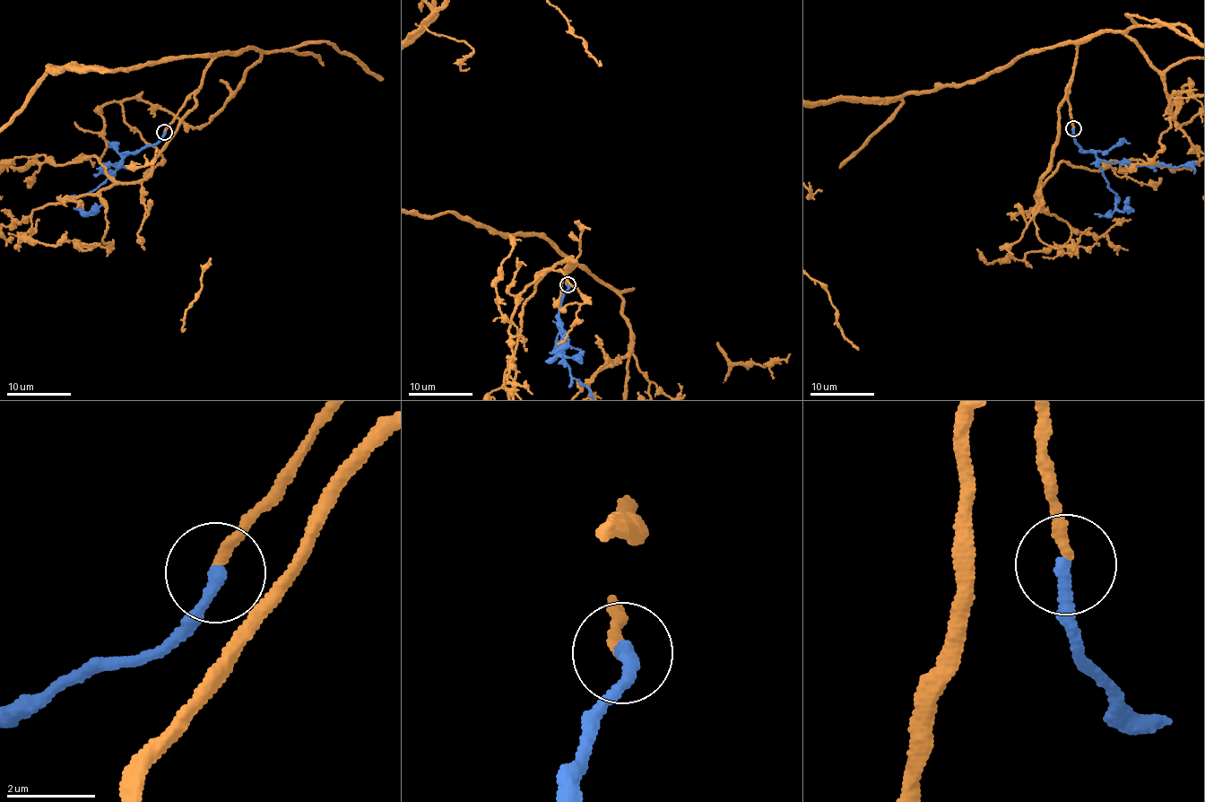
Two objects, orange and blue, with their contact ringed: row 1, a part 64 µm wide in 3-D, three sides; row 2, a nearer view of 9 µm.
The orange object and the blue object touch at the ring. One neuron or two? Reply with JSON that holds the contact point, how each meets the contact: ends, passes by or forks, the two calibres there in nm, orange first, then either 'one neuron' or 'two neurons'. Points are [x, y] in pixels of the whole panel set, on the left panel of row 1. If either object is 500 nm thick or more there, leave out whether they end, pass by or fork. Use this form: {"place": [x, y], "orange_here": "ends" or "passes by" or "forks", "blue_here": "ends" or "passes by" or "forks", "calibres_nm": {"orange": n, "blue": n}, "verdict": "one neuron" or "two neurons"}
{"place": [164, 132], "orange_here": "ends", "blue_here": "ends", "calibres_nm": {"orange": 240, "blue": 280}, "verdict": "one neuron"}

